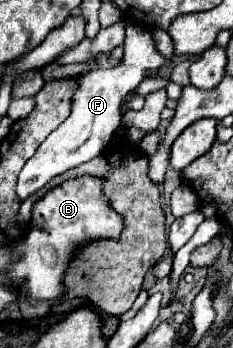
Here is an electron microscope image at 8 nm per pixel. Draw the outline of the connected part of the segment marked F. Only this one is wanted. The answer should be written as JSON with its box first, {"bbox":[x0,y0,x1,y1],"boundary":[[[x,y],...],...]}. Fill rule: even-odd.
{"bbox":[16,23,168,201],"boundary":[[[128,23],[126,25],[126,39],[124,39],[124,55],[116,67],[108,69],[92,69],[84,77],[80,77],[80,87],[76,89],[72,97],[72,115],[52,133],[46,137],[46,141],[40,145],[38,153],[34,153],[24,169],[18,175],[16,183],[16,195],[20,201],[28,199],[36,191],[40,191],[48,181],[54,177],[66,173],[72,167],[78,167],[94,157],[100,157],[114,133],[114,129],[122,123],[122,117],[118,113],[118,105],[122,99],[132,93],[138,83],[150,73],[160,71],[166,67],[168,59],[162,57],[154,45],[154,37],[148,29],[142,29],[142,25]]]}

